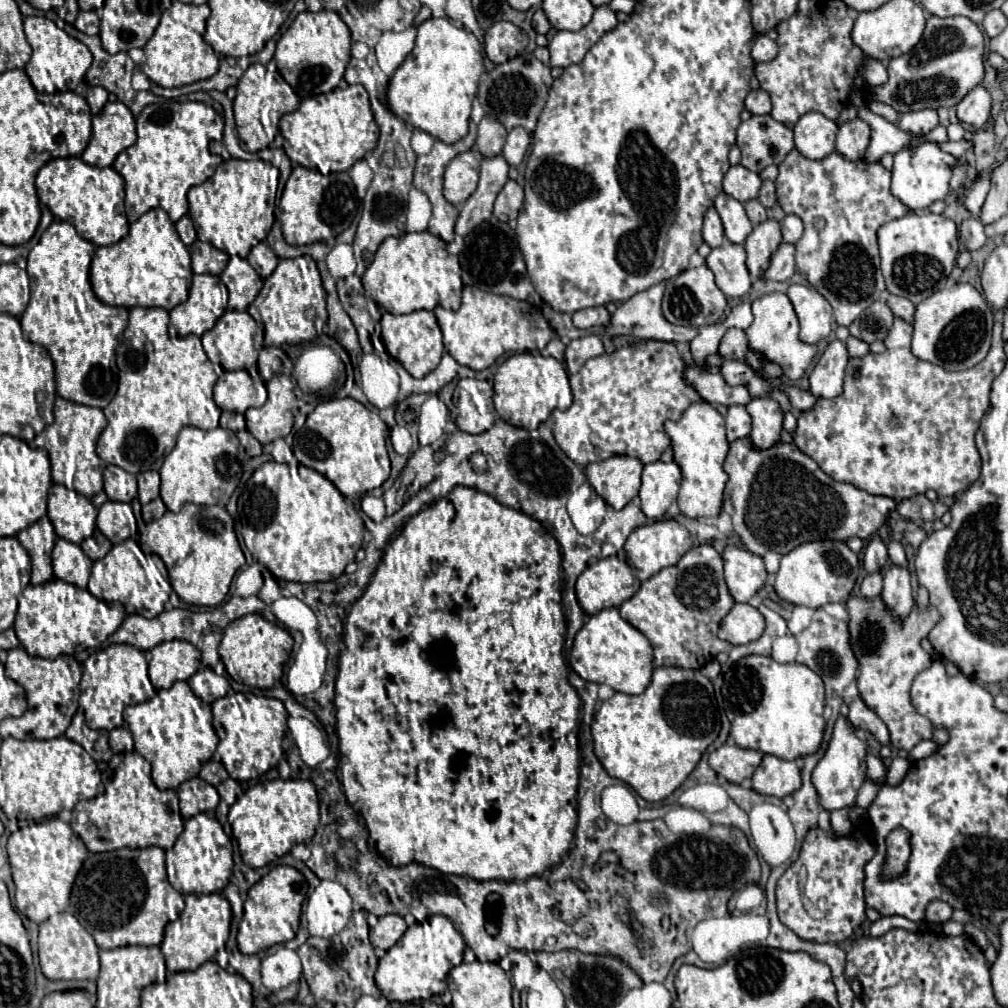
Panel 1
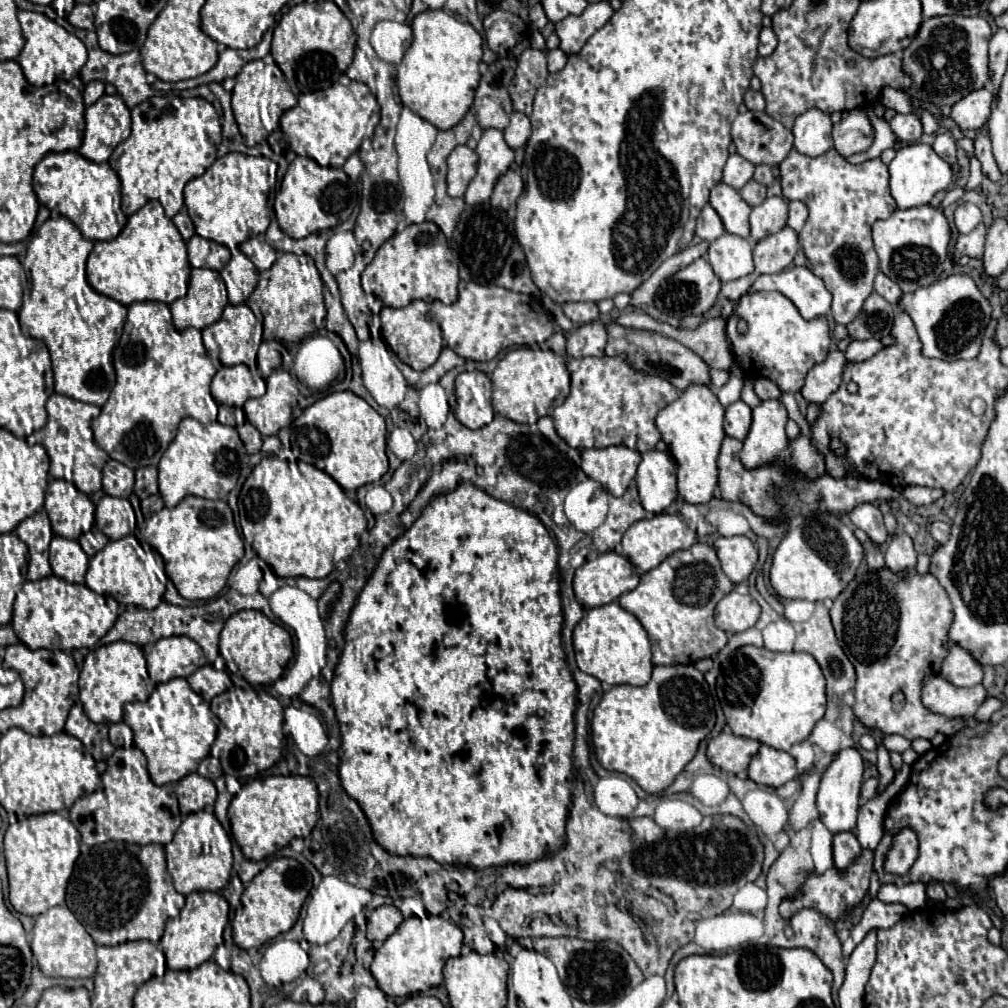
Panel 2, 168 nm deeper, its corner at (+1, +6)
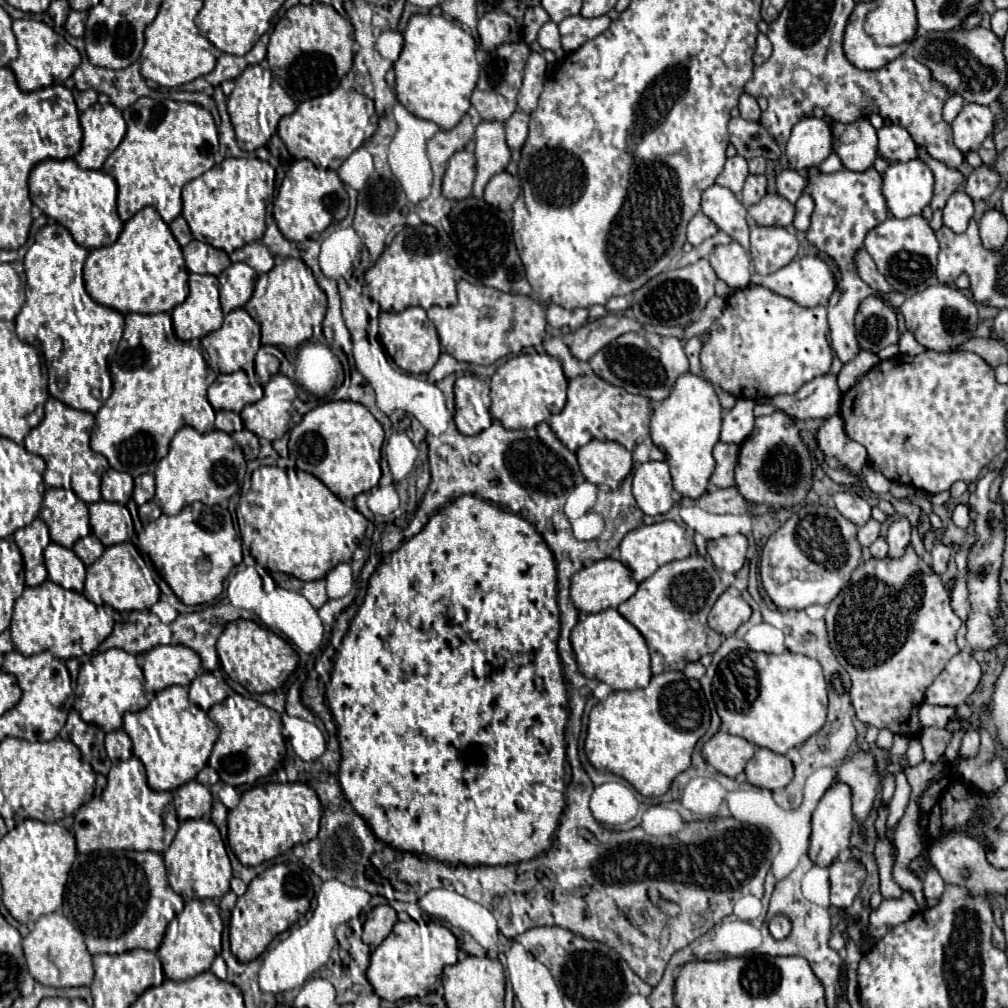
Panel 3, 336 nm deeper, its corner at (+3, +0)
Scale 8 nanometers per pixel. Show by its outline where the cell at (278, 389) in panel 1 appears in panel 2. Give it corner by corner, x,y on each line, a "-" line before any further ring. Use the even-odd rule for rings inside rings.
276,369
266,379
266,393
244,405
246,419
266,437
278,435
292,421
292,393
298,393
296,377
284,369

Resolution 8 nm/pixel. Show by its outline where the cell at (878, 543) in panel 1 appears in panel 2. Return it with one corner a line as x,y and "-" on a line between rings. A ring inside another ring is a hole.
864,503
864,505
858,505
854,507
850,513
848,513
850,521
860,527
876,545
884,545
888,541
888,533
886,533
886,527
884,527
884,519
882,519
882,513
878,509
878,505
870,505
870,503

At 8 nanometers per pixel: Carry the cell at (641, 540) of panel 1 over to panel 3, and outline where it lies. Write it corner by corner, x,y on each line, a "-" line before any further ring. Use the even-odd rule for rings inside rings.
660,521
652,525
640,525
638,529
630,531
620,543
620,561
632,571
632,577
640,583
648,579
658,567
676,559
686,559
690,551
692,539
688,537
686,529
674,521

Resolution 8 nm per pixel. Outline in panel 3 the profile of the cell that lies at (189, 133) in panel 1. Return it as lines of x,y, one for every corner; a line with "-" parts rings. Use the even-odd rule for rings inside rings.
138,99
132,107
124,109
124,121
128,125
128,131
122,139
122,143
108,155
102,171
116,179
118,185
118,215
122,221
128,221
136,211
140,211
146,205
156,207
156,211
162,215
166,223
176,219
182,211
182,199
180,191
182,187
204,175
208,169
214,167
214,153
218,151
218,131
214,125
214,119
210,111
206,111
200,105
194,103
178,103
172,99

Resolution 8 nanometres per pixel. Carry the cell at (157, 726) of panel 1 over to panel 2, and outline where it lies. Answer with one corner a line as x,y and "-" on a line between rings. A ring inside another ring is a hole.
182,677
159,684
146,701
126,703
124,721
132,729
134,746
144,751
144,755
148,757
148,765
154,765
154,773
150,773
150,779
156,785
176,783
188,773
194,773
198,763
208,755
218,727
210,705
200,695
196,695
190,689
188,681

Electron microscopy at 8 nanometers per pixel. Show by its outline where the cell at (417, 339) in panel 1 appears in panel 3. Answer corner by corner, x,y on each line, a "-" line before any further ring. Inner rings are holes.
408,307
402,313
380,313
380,343
394,363
414,375
428,373
440,357
440,341
434,325
422,307

